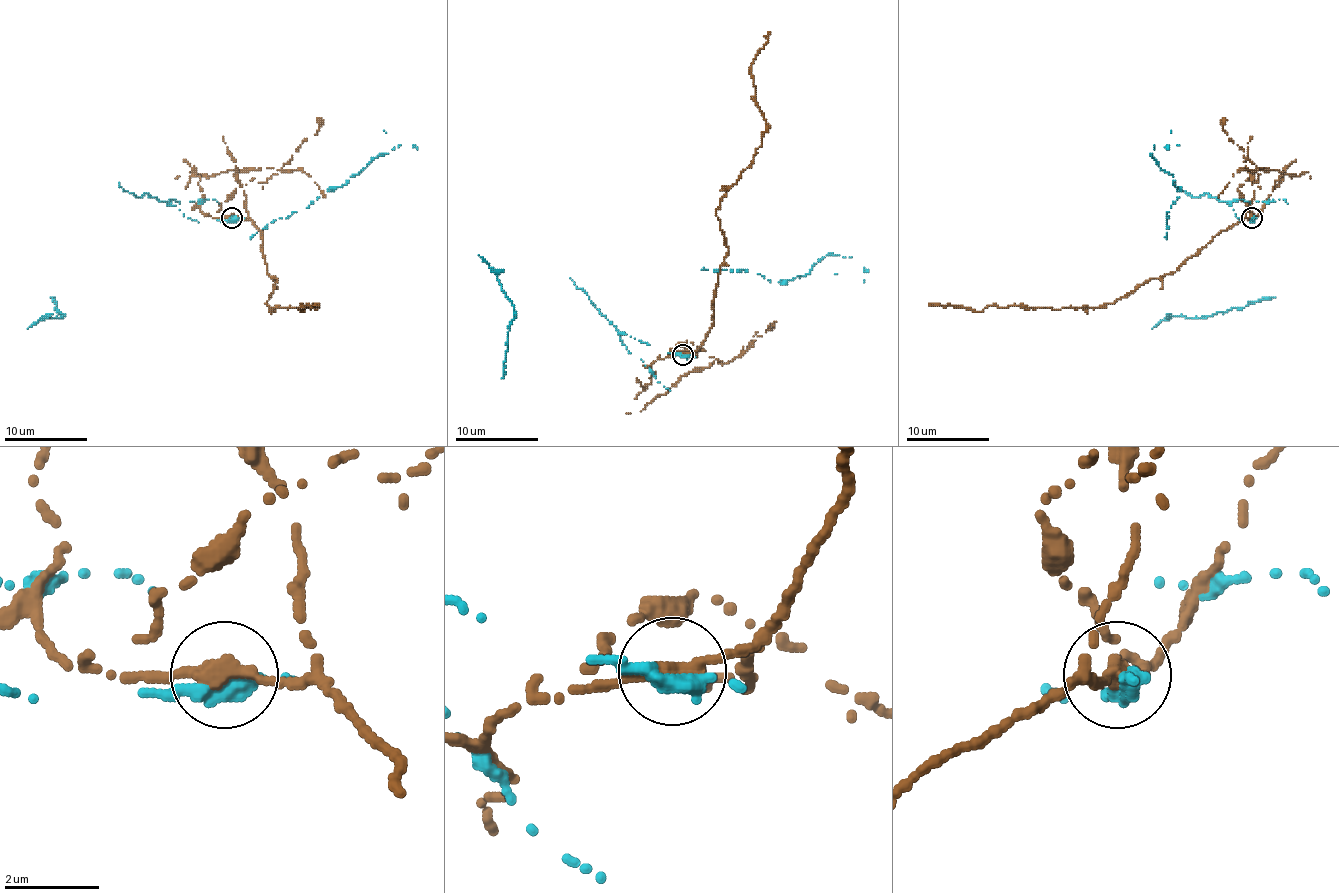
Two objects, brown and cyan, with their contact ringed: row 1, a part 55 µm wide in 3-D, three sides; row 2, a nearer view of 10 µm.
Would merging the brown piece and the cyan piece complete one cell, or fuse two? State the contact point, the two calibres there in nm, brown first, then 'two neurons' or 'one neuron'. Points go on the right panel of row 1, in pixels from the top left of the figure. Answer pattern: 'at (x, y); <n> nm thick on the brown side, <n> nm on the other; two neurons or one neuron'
at (1251, 217); 320 nm thick on the brown side, 400 nm on the other; two neurons

